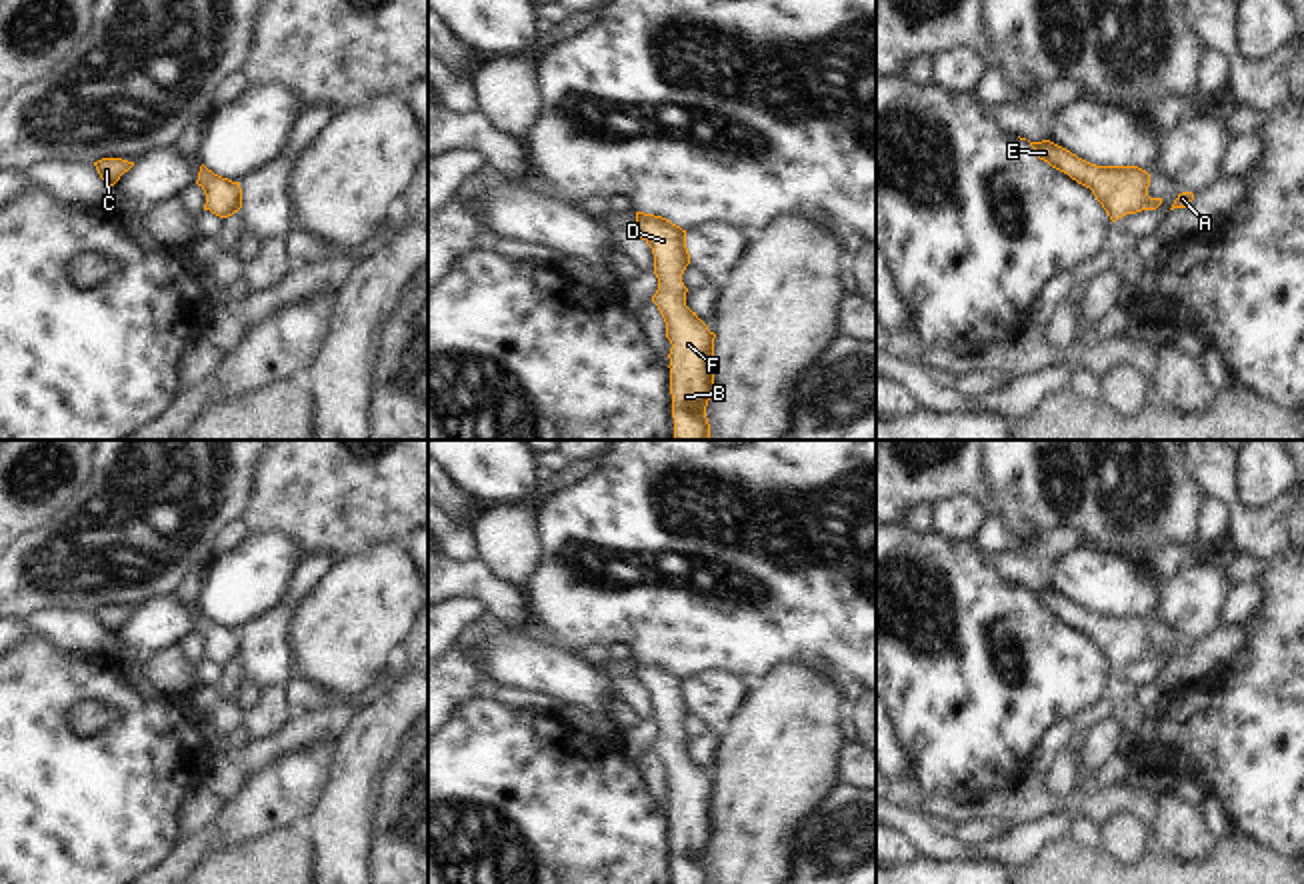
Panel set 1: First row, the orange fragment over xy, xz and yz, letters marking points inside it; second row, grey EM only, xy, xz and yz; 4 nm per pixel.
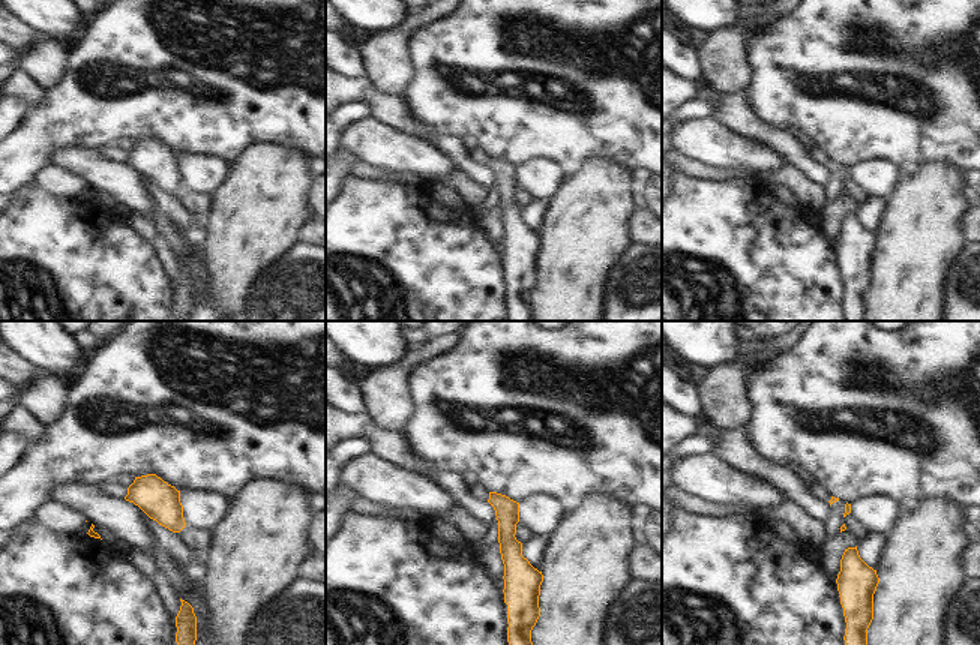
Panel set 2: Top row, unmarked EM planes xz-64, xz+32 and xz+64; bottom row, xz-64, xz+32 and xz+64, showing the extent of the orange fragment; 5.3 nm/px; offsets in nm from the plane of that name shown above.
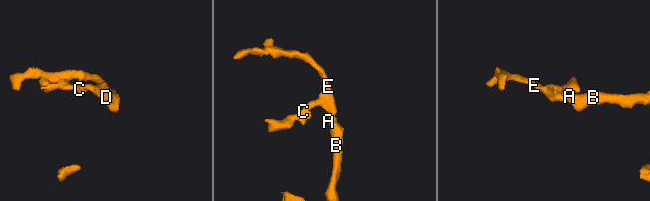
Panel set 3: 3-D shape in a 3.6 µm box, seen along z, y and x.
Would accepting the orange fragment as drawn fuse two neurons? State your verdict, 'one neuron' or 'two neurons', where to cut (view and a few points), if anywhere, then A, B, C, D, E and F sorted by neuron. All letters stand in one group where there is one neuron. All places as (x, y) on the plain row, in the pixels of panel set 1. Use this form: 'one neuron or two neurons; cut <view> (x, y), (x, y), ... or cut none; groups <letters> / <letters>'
one neuron; cut none; groups A B C D E F

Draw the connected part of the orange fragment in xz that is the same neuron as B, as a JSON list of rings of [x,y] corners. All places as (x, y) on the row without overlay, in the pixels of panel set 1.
[[[636,660],[632,676],[654,702],[658,738],[652,750],[670,788],[670,842],[674,884],[710,884],[706,854],[714,840],[716,782],[686,754],[682,722],[690,712],[686,678],[654,662]]]

